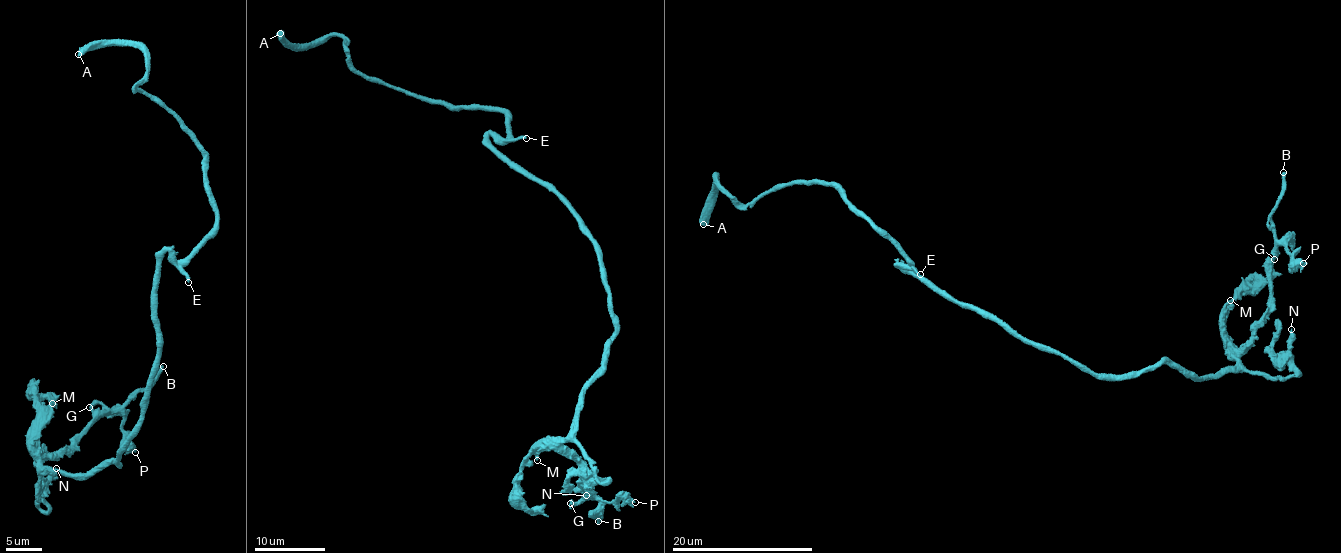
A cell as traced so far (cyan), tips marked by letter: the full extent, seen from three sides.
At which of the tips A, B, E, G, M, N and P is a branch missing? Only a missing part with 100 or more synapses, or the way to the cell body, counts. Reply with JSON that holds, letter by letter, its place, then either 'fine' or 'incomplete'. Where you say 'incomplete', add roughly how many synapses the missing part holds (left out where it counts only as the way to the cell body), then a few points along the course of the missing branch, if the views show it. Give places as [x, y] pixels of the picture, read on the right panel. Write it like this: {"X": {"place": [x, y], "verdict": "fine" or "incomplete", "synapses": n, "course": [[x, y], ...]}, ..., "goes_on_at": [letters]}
{"A": {"place": [703, 224], "verdict": "fine"}, "B": {"place": [1283, 172], "verdict": "incomplete", "synapses": 110, "course": [[1283, 172], [1290, 161], [1316, 155], [1326, 167], [1330, 189], [1323, 196], [1311, 185]]}, "E": {"place": [920, 274], "verdict": "fine"}, "G": {"place": [1274, 259], "verdict": "incomplete", "synapses": 160, "course": [[1274, 259], [1274, 237], [1251, 233], [1238, 242], [1236, 279]]}, "M": {"place": [1230, 300], "verdict": "fine"}, "N": {"place": [1291, 329], "verdict": "fine"}, "P": {"place": [1303, 263], "verdict": "fine"}, "goes_on_at": ["B", "G"]}

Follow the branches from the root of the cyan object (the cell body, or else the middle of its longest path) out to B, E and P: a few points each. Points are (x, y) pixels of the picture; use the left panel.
B: (159, 363), (117, 464), (80, 480), (43, 467), (39, 456), (73, 444), (163, 366)
E: (159, 363), (160, 347), (154, 292), (161, 257), (166, 252), (176, 257), (188, 282)
P: (159, 363), (116, 465), (80, 480), (55, 475), (39, 457), (50, 458), (118, 412), (135, 452)

